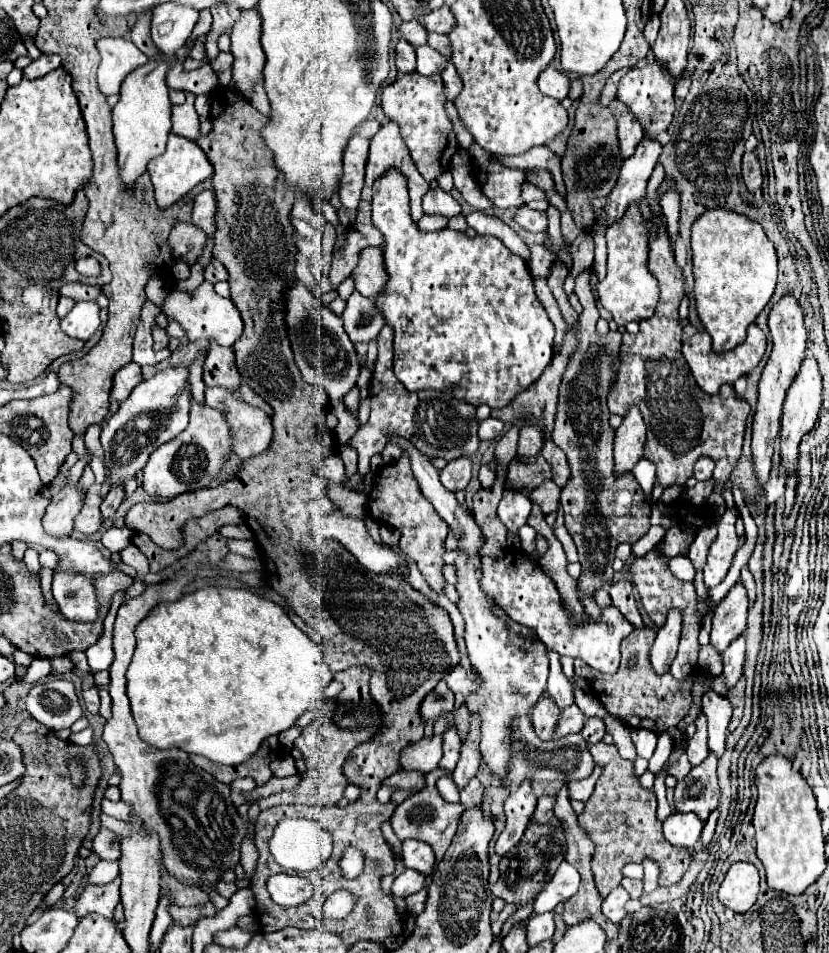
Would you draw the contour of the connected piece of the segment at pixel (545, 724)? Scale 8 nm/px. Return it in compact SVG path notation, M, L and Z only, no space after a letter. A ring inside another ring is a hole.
M545 691L531 713L531 723L539 739L553 739L553 731L555 731L559 715L561 715L561 709L553 703L553 699Z

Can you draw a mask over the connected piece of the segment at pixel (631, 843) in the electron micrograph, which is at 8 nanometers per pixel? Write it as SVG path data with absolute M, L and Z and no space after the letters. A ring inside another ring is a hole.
M601 741L589 745L589 753L593 755L595 765L601 765L603 771L595 785L593 799L585 803L585 809L579 815L579 823L581 827L585 827L585 831L591 835L591 839L597 845L593 855L593 875L601 897L605 897L615 887L619 887L623 879L621 875L623 865L641 863L641 859L645 857L657 859L661 867L661 885L677 883L687 871L691 863L691 855L689 851L677 851L677 847L669 847L669 843L665 843L661 823L655 817L655 807L657 807L655 793L645 791L639 785L639 781L633 775L633 763L623 759L615 745L605 745Z

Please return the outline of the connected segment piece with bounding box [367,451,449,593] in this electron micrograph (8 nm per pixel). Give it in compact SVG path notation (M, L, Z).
M403 451L401 457L395 463L385 465L375 483L373 483L373 491L369 493L369 501L367 501L367 511L373 519L381 521L381 523L389 523L391 527L395 527L401 533L399 539L399 547L407 557L413 557L419 571L423 573L425 581L429 583L429 587L437 593L443 593L443 585L445 579L441 575L443 569L443 541L449 533L447 523L437 515L437 511L433 509L433 505L423 497L419 483L411 471L411 463L409 463L409 455Z

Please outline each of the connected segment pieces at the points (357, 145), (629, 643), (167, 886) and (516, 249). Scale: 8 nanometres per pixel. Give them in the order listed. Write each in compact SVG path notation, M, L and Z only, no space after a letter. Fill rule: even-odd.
M353 135L349 139L349 145L345 147L343 181L341 181L341 191L339 191L341 203L347 209L357 209L359 205L367 155L369 155L369 139Z
M649 627L635 629L627 639L623 639L621 641L621 665L615 675L605 675L605 673L593 671L593 667L581 663L581 659L575 659L575 673L583 675L591 683L593 693L599 697L599 701L603 703L603 707L609 713L613 713L615 717L625 721L629 727L637 725L637 727L653 731L655 735L667 733L675 745L681 745L681 747L687 745L685 727L689 723L693 723L697 719L697 715L701 713L701 697L707 691L727 693L727 697L733 705L733 719L729 723L729 733L735 731L735 727L739 725L739 721L743 717L743 707L745 707L745 677L741 675L737 685L727 689L723 675L713 677L711 683L705 687L703 671L699 667L695 667L689 673L689 677L685 677L685 681L677 681L671 673L655 675L655 671L649 663L649 655L647 655L649 647L653 645L653 639L655 639L655 631ZM629 657L635 657L635 667L629 667Z
M162 870L163 893L169 895L173 904L177 906L197 906L210 901L206 892L197 887L189 887L171 877L168 872Z
M475 211L475 213L467 215L467 223L469 223L469 227L473 227L477 231L477 235L495 235L497 239L501 239L505 243L505 247L509 247L511 253L519 255L521 259L525 259L525 263L529 263L529 249L527 249L527 245L503 221L491 217L491 215L485 215L481 211Z

